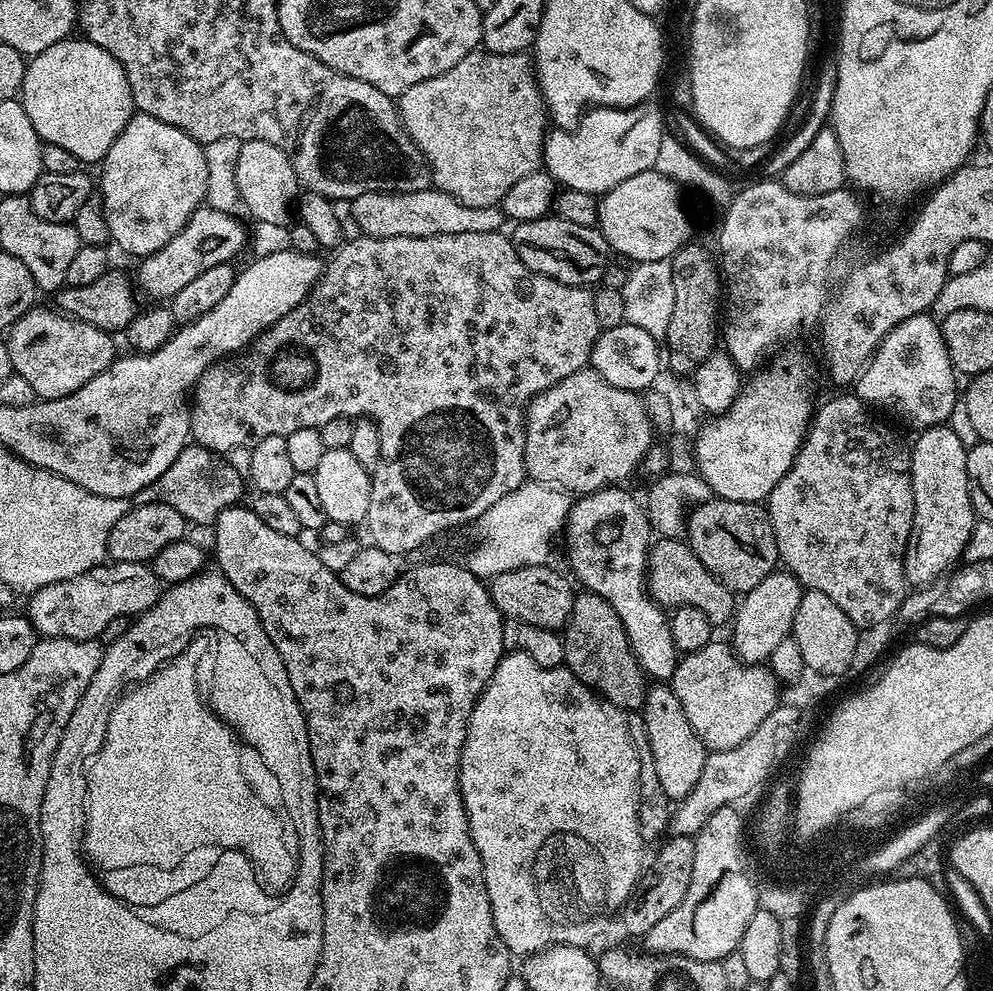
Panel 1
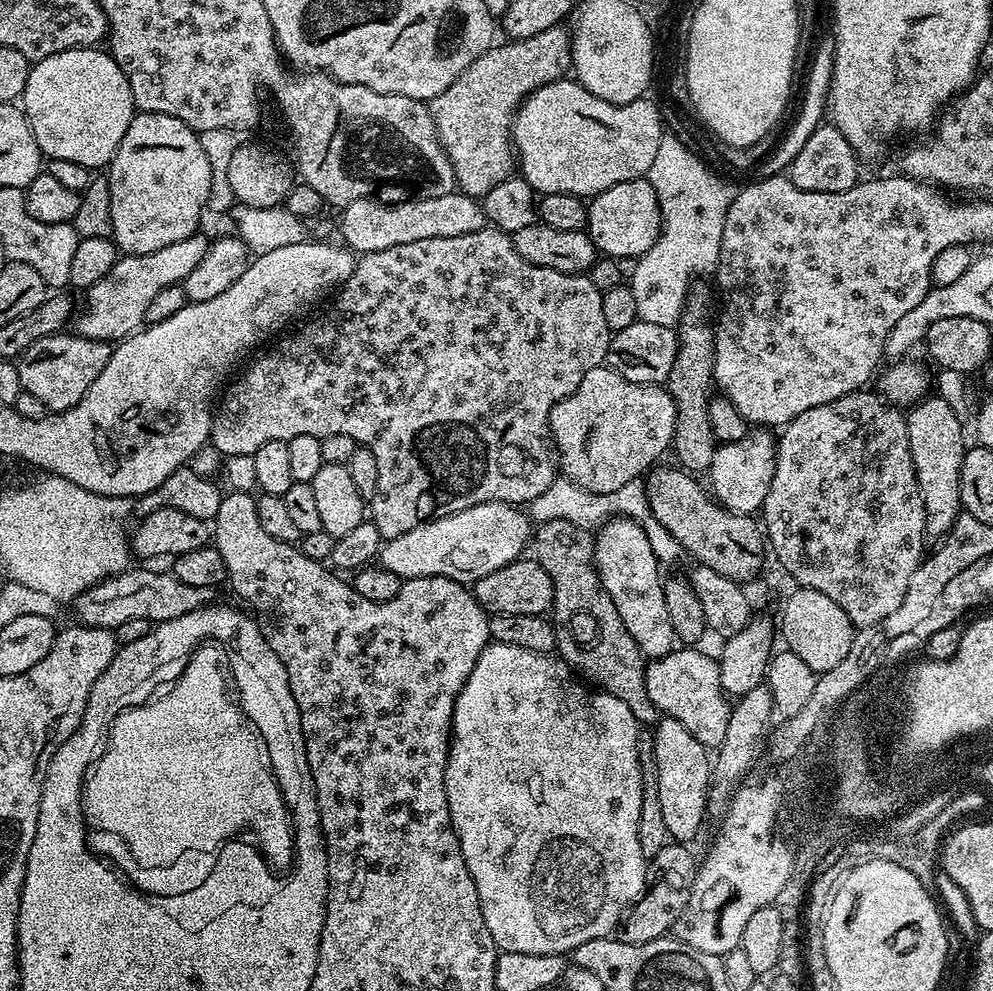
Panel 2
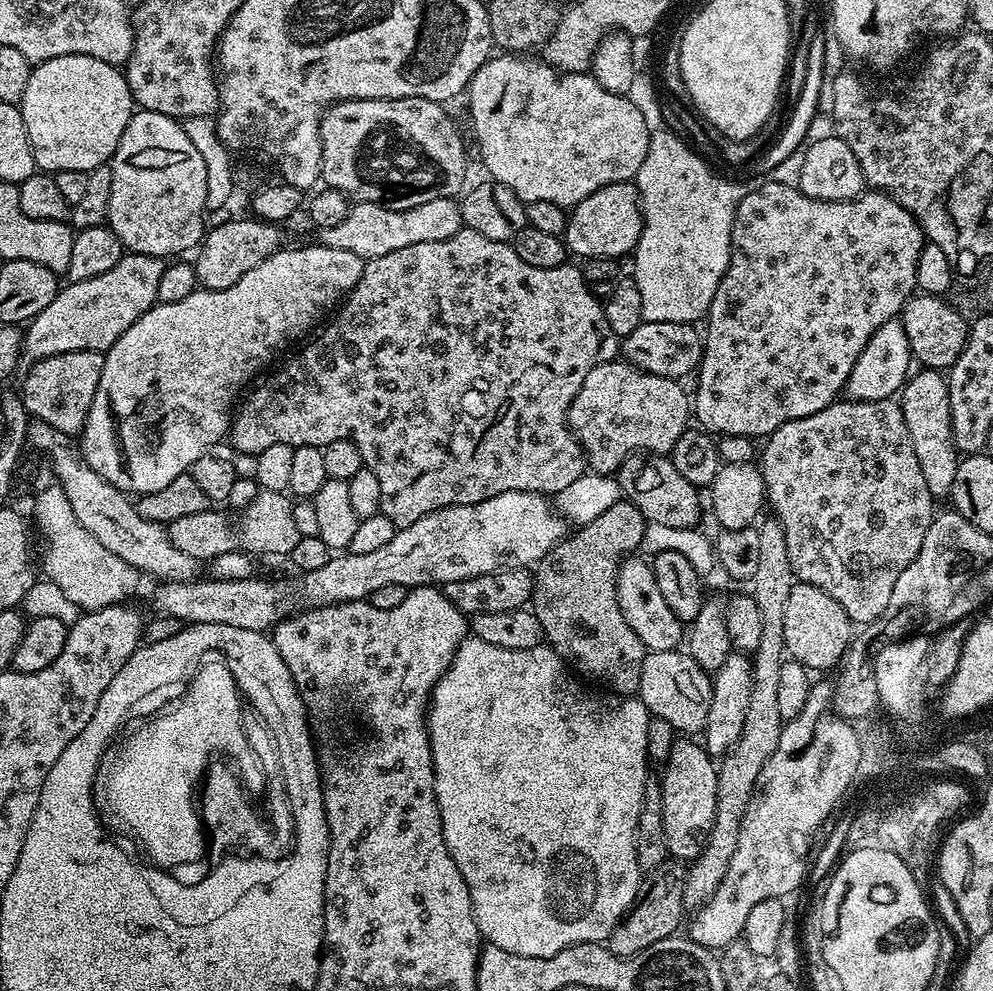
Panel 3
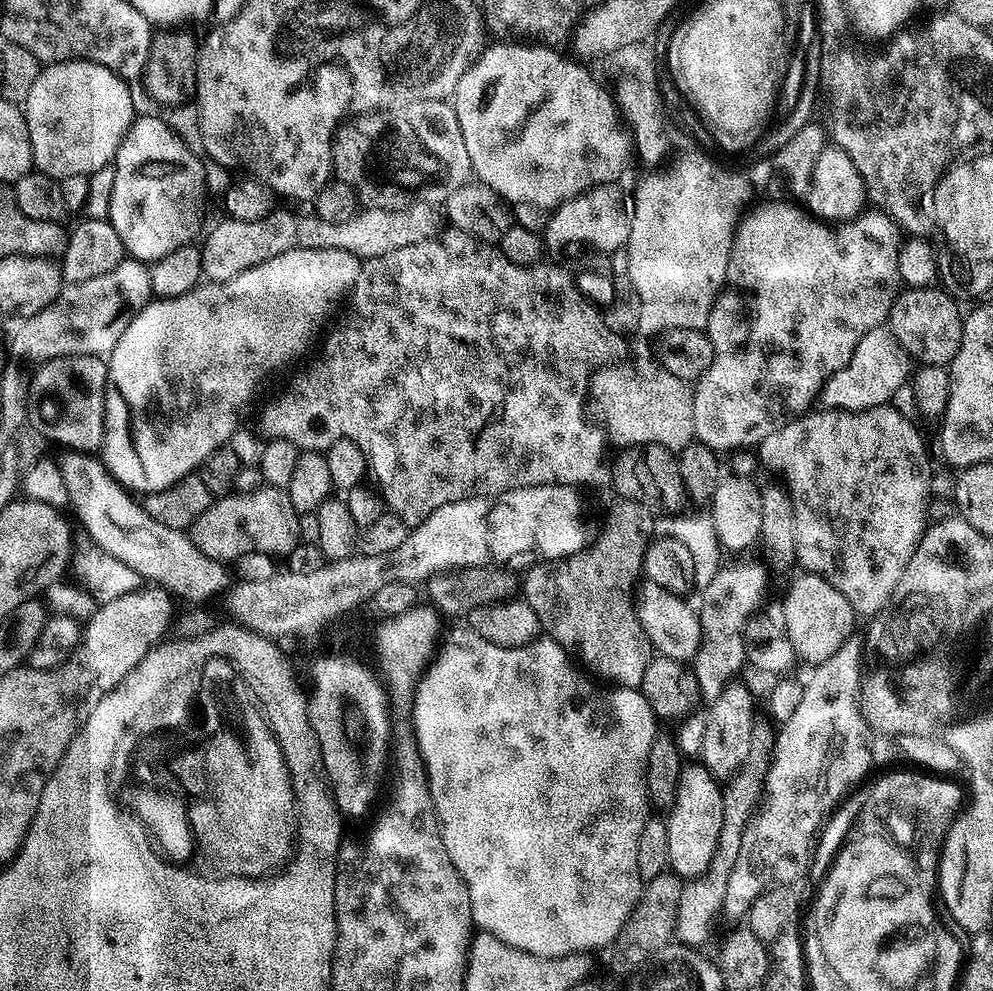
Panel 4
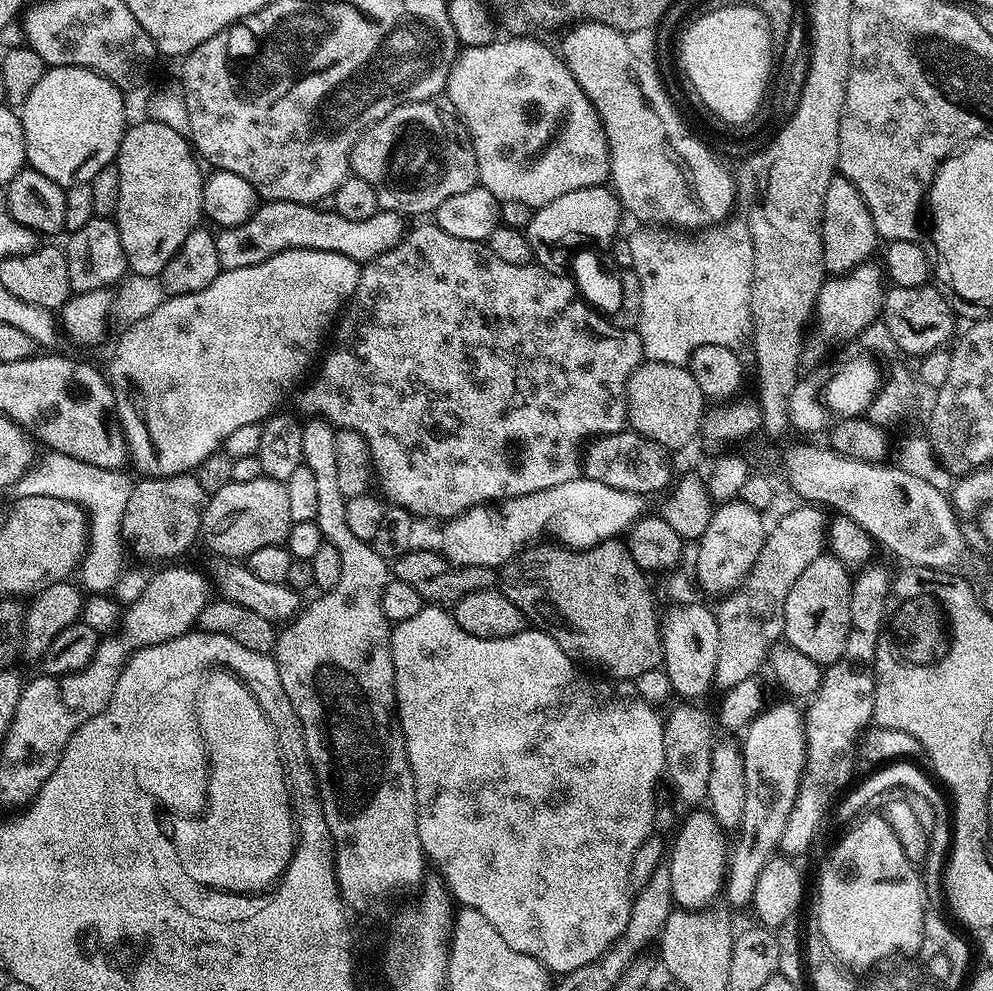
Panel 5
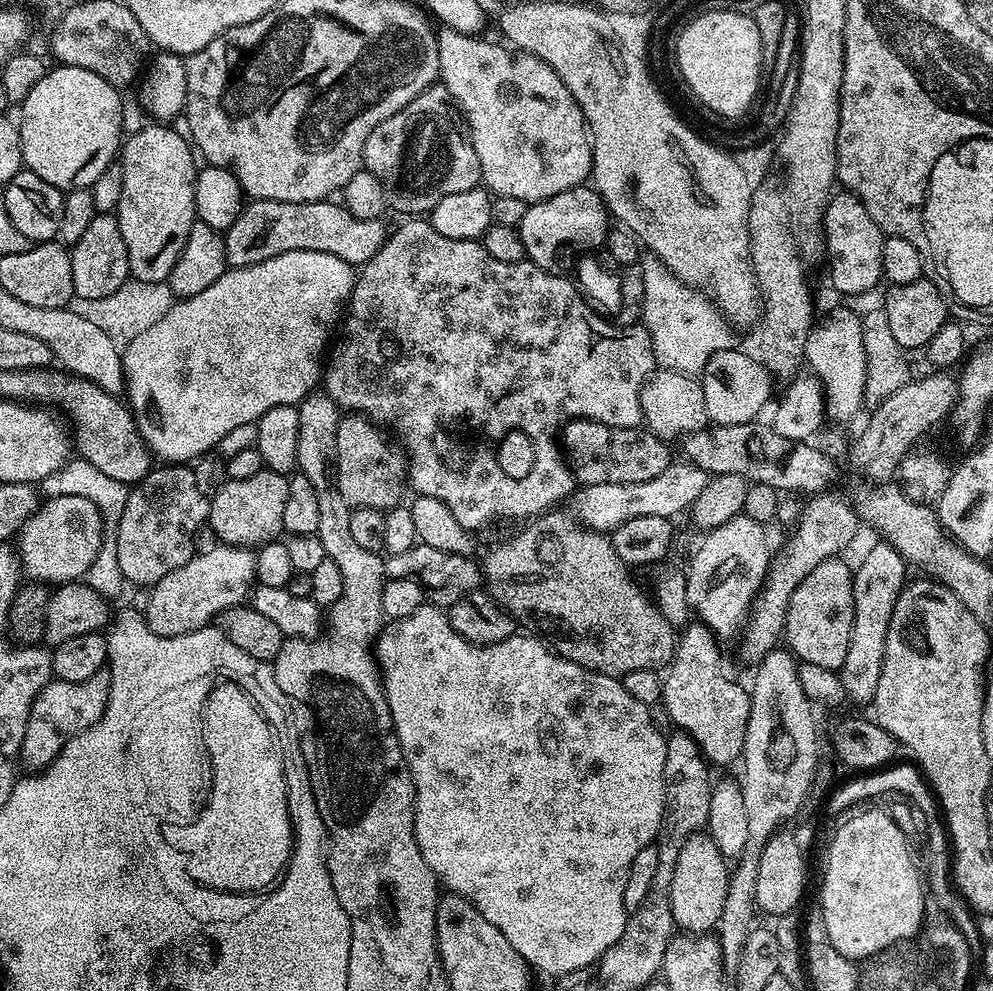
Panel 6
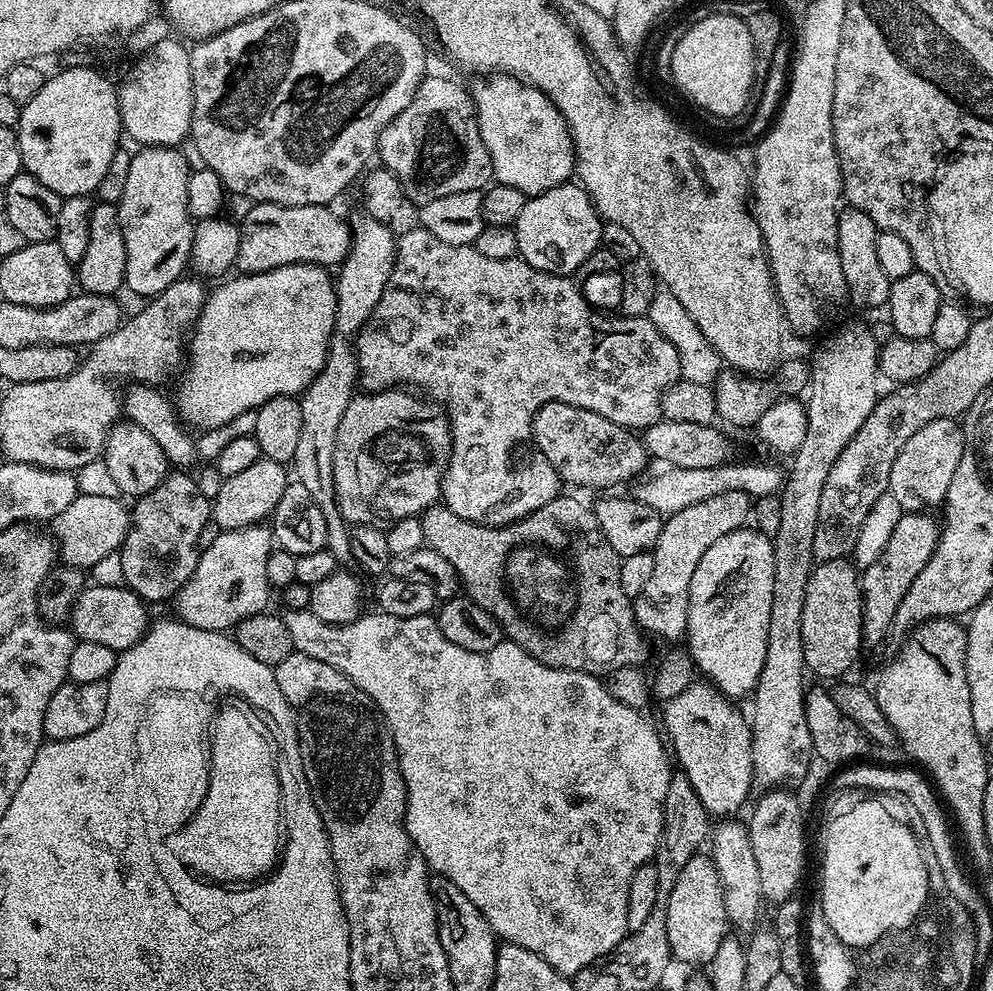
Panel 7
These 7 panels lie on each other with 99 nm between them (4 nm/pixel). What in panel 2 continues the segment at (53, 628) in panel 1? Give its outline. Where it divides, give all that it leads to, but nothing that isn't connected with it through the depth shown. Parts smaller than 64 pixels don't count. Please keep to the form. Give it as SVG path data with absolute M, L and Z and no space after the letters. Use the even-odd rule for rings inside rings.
M129 566L125 572L111 576L108 580L98 582L92 588L86 589L78 597L80 604L79 623L87 628L116 629L122 622L130 622L130 618L146 618L153 622L180 618L182 614L190 614L190 610L198 610L214 600L211 588L186 586L186 582L178 582L178 578L171 571L155 572L155 567Z

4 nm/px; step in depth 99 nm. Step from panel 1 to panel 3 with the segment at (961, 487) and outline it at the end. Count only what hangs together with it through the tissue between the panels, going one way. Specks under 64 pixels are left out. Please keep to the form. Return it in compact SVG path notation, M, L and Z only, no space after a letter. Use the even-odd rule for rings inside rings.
M921 367L916 371L909 375L904 387L900 389L898 403L902 418L906 418L906 426L914 442L914 454L918 454L918 466L922 466L930 494L933 498L948 498L952 494L954 474L960 465L956 443L952 440L948 378L943 371L934 368Z

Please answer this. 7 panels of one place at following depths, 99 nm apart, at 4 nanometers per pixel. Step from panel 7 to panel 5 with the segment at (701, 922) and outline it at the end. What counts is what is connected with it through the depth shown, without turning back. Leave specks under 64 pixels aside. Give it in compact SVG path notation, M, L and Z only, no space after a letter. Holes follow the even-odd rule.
M692 810L680 824L676 841L671 841L666 856L666 866L670 870L670 890L673 901L681 909L695 910L713 903L712 898L721 893L726 878L730 855L729 845L724 845L725 829L713 818L711 811Z

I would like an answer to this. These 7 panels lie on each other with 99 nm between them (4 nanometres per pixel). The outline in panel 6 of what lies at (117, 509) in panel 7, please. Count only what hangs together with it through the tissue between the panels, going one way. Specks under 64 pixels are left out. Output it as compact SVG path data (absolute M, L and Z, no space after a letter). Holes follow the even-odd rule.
M69 494L65 497L47 497L37 508L36 513L20 527L14 540L14 548L19 555L23 575L29 581L49 586L79 581L86 576L91 563L98 558L100 548L106 543L104 528L106 528L106 521L100 515L100 508L89 499Z

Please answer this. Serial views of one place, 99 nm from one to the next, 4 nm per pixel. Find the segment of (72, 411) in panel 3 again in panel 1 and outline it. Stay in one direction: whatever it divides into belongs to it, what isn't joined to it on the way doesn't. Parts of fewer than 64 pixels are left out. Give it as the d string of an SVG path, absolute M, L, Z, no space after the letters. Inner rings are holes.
M33 306L22 314L7 329L6 341L13 373L26 378L39 399L57 400L74 394L74 390L86 386L90 378L102 374L117 359L118 351L109 333L73 316L65 316L55 307L40 307Z

